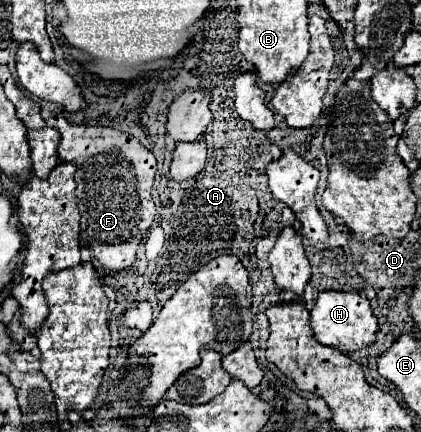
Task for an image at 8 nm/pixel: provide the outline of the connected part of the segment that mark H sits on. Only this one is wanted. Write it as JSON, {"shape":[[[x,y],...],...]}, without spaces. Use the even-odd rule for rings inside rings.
{"shape":[[[323,291],[323,293],[319,293],[319,299],[311,311],[311,329],[315,333],[315,339],[321,345],[333,347],[341,353],[351,353],[351,351],[359,351],[359,349],[375,343],[379,323],[371,311],[371,305],[369,305],[365,293]]]}

